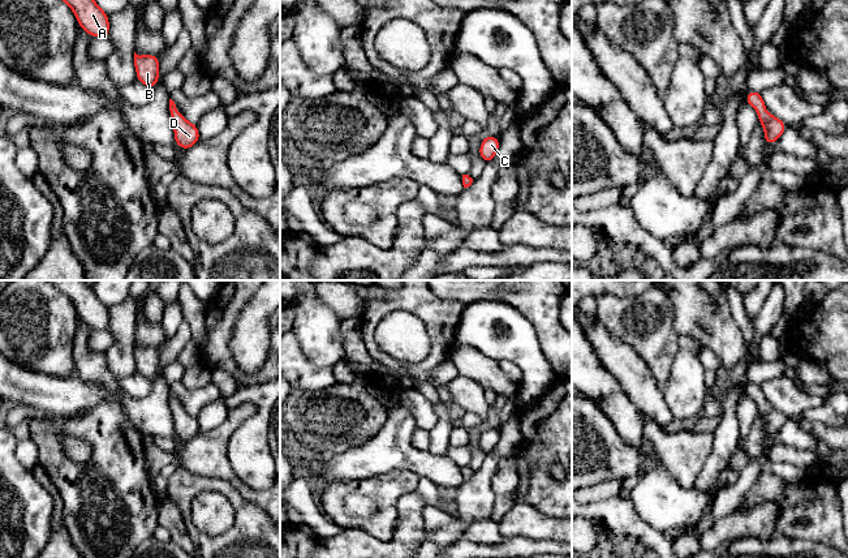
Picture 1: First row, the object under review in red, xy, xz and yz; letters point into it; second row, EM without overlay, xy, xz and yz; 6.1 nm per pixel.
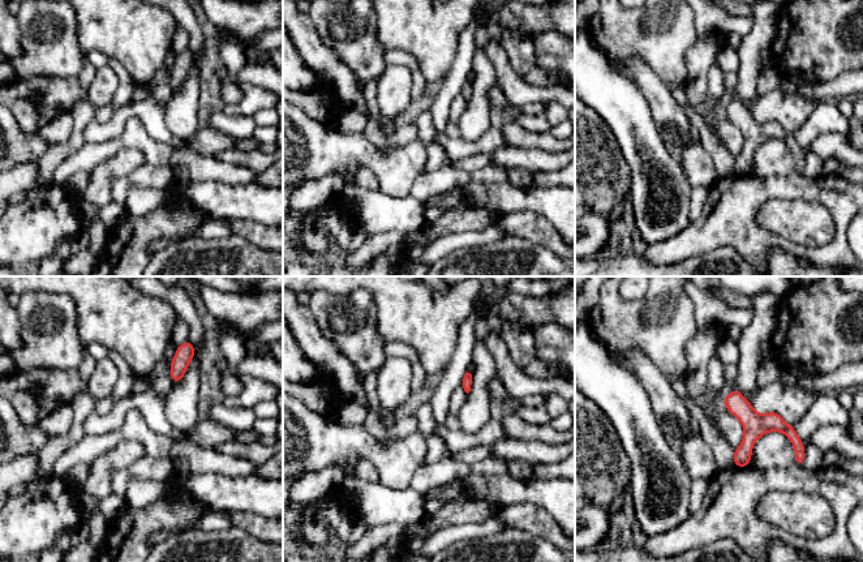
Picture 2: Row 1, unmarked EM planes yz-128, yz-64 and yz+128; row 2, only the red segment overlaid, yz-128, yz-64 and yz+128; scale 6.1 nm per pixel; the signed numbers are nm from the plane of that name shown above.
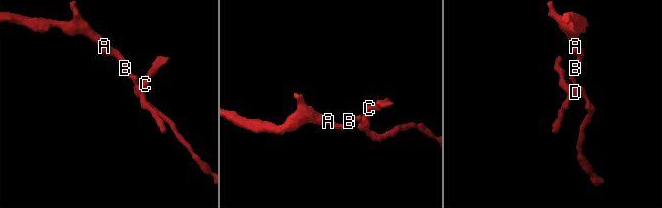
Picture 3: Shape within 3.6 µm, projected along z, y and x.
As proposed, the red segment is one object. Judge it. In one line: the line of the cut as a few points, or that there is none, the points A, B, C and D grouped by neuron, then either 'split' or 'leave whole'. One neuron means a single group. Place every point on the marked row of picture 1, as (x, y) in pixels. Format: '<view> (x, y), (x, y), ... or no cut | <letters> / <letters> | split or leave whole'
no cut | A B C D | leave whole

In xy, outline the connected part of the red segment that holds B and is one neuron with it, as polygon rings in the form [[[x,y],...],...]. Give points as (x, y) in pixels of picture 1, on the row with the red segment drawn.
[[[134,52],[134,66],[137,80],[150,89],[156,86],[159,80],[159,57],[154,55],[139,56]]]

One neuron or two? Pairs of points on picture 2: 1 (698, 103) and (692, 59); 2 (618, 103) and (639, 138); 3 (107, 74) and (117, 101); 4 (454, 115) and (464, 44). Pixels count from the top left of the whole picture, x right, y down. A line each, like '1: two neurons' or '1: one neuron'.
1: one neuron
2: one neuron
3: two neurons
4: two neurons

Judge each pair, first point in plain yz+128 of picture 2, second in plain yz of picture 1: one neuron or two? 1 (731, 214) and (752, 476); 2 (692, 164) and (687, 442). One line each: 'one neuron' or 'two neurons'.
1: two neurons
2: one neuron

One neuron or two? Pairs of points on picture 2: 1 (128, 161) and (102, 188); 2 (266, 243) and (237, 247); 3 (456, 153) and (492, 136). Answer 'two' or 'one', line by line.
1: one
2: two
3: one

